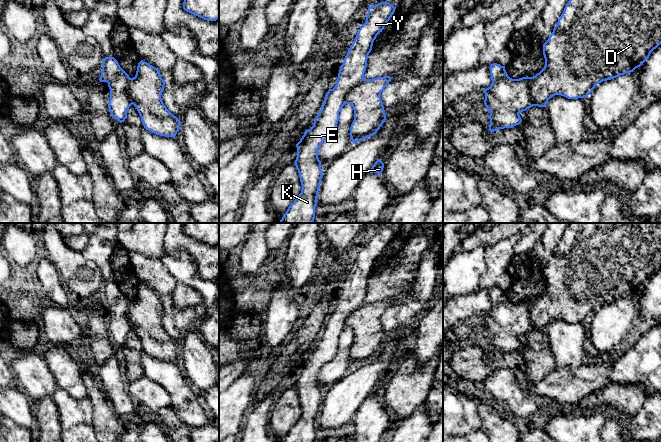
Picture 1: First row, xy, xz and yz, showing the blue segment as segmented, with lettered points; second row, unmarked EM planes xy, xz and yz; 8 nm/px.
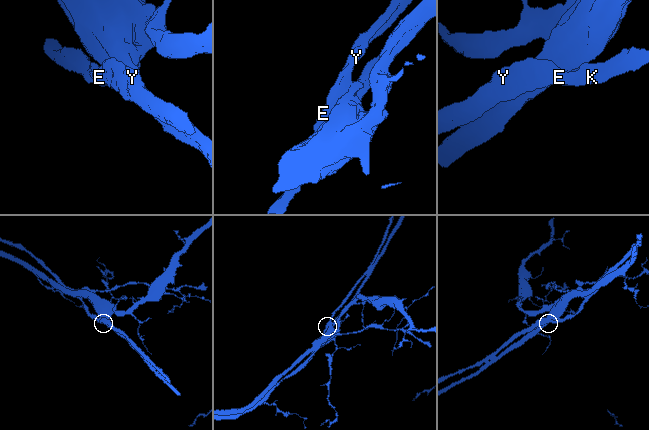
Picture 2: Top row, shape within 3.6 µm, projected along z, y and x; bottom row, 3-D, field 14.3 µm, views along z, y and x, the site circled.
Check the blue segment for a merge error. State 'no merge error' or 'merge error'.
merge error

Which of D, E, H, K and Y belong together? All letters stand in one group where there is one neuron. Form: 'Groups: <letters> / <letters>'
Groups: D H / E K Y

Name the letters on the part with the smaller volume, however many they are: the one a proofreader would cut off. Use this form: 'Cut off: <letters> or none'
Cut off: E, K, Y

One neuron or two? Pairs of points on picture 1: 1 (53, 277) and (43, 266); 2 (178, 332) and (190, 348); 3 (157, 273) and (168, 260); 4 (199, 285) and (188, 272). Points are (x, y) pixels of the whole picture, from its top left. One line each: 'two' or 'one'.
1: one
2: two
3: two
4: one

